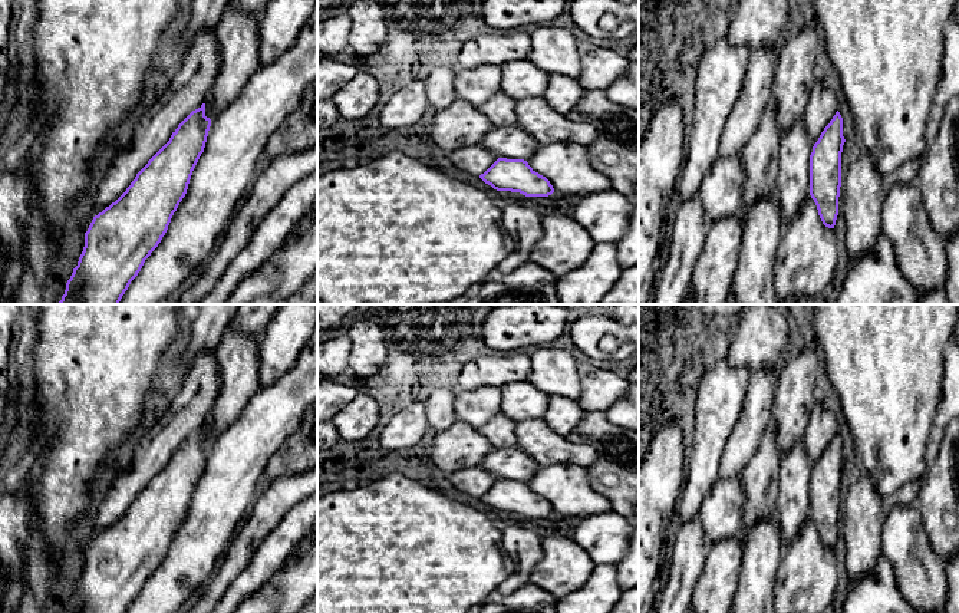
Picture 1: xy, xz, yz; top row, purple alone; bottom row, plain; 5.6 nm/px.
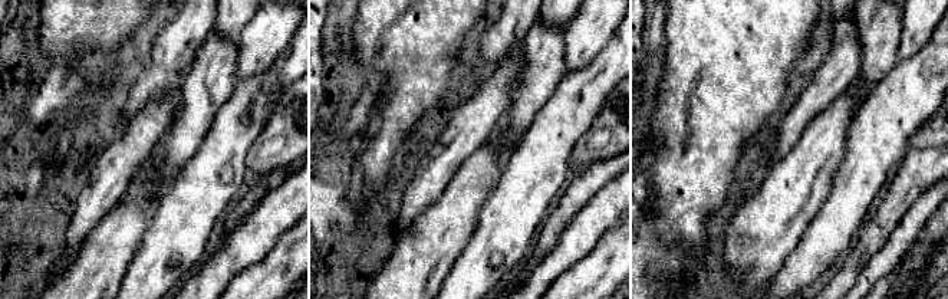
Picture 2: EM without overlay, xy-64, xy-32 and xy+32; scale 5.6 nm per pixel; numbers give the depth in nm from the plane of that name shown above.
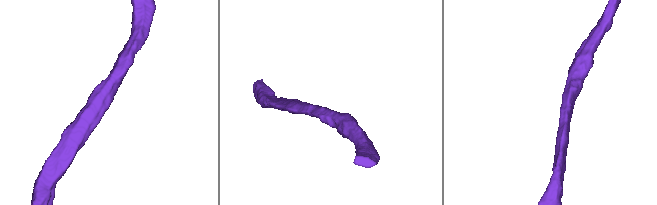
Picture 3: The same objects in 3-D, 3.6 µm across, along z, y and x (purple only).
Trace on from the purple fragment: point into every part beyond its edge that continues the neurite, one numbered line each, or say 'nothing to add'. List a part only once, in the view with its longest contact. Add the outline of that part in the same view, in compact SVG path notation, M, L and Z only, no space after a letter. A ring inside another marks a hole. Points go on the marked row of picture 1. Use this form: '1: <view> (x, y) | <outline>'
nothing to add

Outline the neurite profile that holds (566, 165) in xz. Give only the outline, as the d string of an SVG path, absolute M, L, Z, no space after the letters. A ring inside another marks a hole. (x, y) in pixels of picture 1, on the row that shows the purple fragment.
M574 142L540 145L527 162L533 171L546 177L558 194L581 198L612 189L612 181L589 161L584 145Z

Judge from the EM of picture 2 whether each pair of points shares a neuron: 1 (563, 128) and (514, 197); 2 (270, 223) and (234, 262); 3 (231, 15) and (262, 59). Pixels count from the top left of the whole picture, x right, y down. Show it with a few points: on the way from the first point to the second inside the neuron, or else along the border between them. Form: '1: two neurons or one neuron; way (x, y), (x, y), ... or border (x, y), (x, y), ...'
1: one neuron; way (546, 145), (539, 168), (530, 180)
2: one neuron; way (260, 233), (242, 252)
3: two neurons; border (254, 15), (236, 39)

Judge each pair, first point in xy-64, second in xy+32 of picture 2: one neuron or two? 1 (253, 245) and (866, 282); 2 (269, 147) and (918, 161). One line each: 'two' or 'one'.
1: one
2: two

